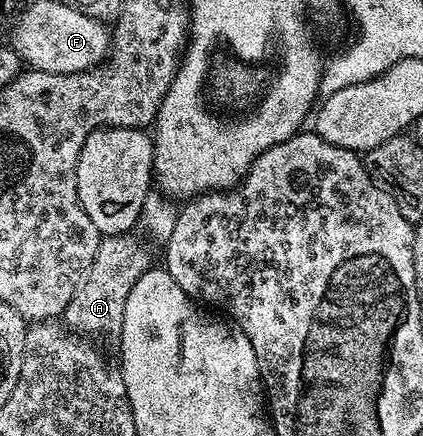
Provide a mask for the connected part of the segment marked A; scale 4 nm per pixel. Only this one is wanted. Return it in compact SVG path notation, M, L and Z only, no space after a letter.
M132 233L102 237L99 252L95 252L95 260L91 260L91 268L82 278L75 296L62 314L66 327L72 332L82 336L101 334L120 337L127 296L131 288L135 288L135 280L139 280L139 276L151 268L148 252L137 246L133 237Z

